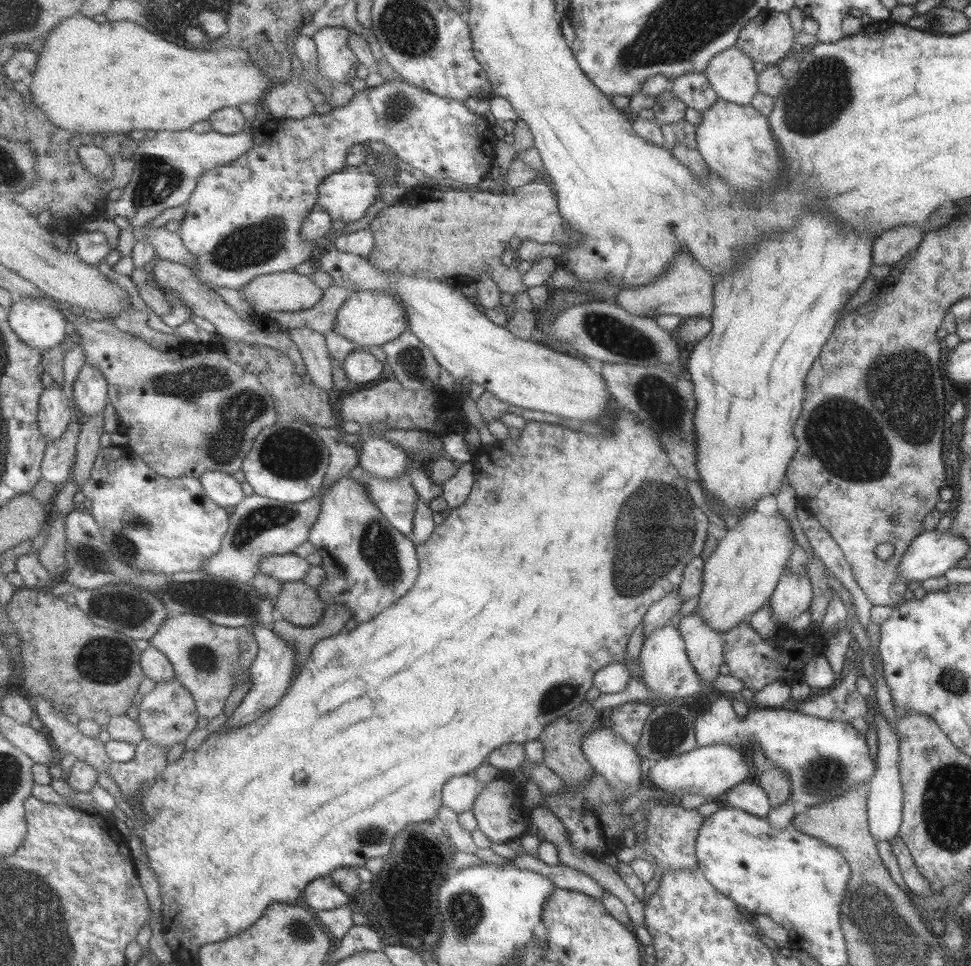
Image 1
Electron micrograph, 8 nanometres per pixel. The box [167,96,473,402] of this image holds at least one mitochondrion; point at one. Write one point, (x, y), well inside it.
(250, 247)

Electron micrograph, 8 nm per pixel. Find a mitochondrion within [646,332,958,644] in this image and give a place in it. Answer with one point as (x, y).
(865, 431)

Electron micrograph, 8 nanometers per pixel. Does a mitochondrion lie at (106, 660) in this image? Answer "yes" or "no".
yes

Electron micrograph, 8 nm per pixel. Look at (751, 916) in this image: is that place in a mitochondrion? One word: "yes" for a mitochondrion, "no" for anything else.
no

